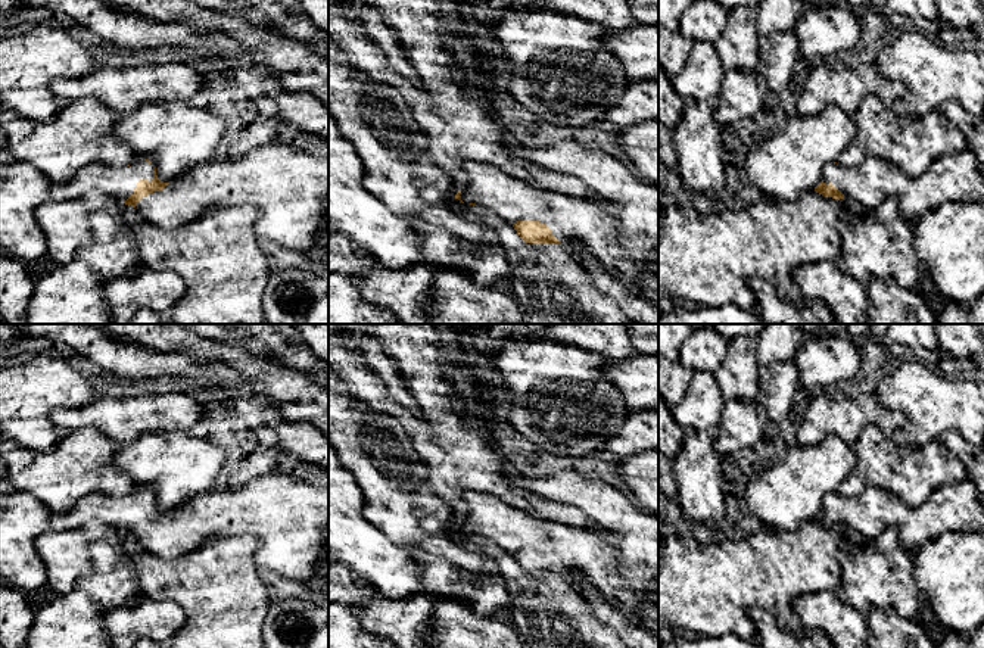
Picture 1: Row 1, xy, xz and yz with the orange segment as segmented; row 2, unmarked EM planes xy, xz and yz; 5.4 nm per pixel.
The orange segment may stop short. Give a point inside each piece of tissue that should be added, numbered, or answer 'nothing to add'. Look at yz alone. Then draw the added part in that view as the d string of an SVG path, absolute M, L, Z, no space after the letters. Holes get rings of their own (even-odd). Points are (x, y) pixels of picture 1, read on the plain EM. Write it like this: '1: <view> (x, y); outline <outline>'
1: yz (956, 507); outline M969 479L935 489L916 508L884 489L865 487L853 498L826 495L822 510L832 513L844 529L857 532L865 540L894 526L902 548L909 552L916 552L949 532L984 530L984 504L977 485Z

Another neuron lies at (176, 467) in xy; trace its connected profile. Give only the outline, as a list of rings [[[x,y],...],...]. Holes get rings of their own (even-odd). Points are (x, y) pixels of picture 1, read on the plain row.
[[[146,433],[121,446],[112,465],[156,496],[161,511],[180,508],[191,498],[215,490],[224,461],[234,452],[228,440],[189,433]]]

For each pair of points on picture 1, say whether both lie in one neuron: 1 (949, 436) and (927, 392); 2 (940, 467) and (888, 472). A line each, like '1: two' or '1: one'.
1: two
2: one

